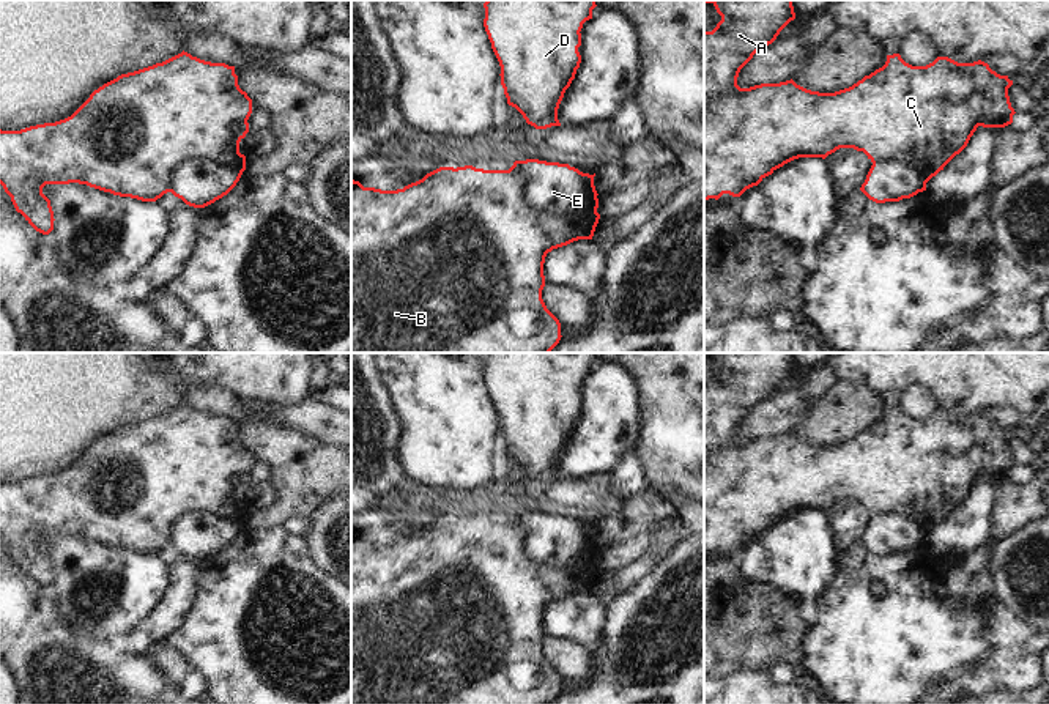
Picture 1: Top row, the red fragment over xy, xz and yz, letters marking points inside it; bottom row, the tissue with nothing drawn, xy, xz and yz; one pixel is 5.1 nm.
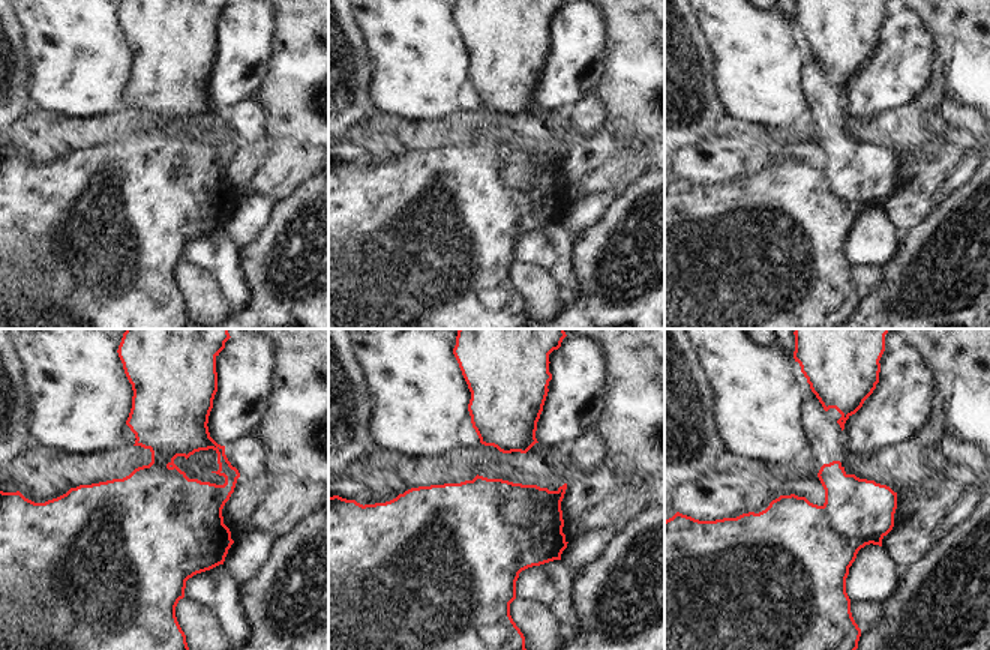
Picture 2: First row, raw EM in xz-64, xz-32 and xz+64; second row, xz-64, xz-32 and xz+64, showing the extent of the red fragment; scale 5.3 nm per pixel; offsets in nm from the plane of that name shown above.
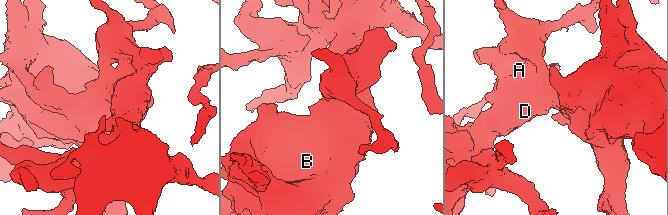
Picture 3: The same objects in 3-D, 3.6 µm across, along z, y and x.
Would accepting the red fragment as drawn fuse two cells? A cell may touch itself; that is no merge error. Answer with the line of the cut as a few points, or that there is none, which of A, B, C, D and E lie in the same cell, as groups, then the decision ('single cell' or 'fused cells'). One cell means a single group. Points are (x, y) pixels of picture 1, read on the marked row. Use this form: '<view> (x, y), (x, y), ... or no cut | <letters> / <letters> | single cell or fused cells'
xz (518, 161), (526, 200), (550, 211), (566, 211), (593, 180) | A B C D / E | fused cells

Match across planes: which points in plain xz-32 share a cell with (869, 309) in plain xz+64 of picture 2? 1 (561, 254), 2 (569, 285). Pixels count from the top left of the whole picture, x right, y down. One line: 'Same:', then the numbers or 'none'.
Same: none

